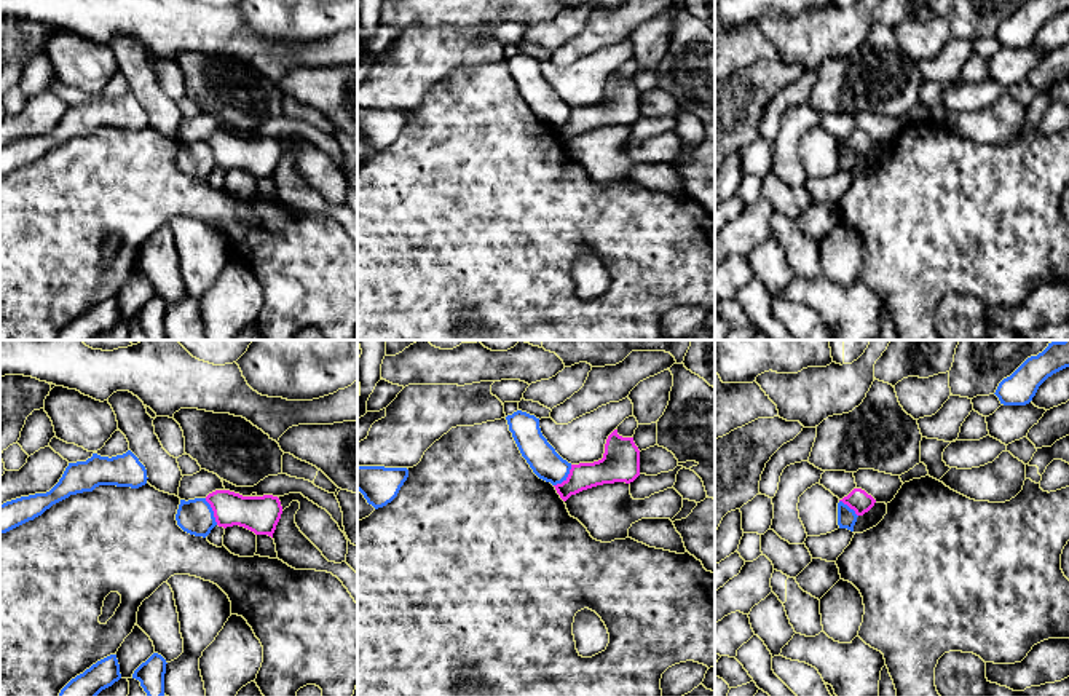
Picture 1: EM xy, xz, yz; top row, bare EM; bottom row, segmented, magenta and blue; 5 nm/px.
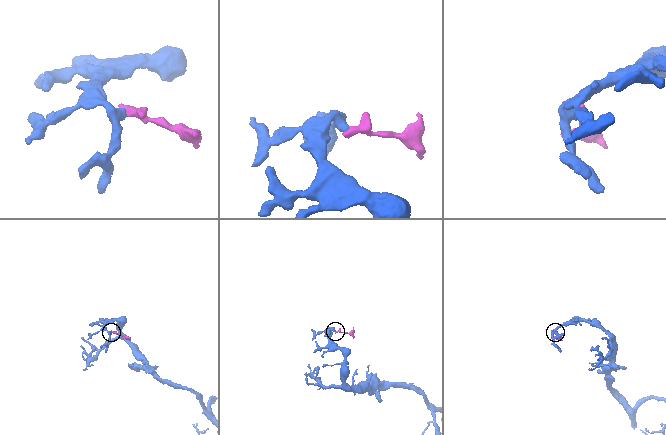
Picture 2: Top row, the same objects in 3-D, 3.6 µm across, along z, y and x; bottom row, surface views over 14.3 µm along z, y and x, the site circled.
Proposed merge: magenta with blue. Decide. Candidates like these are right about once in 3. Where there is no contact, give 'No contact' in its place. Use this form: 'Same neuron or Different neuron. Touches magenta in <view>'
Different neuron. Touches magenta in xz

